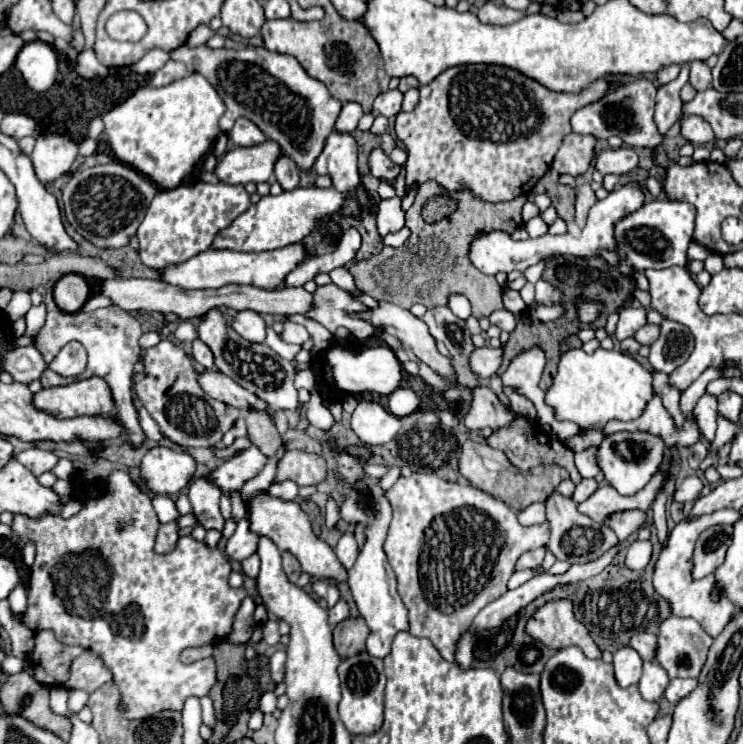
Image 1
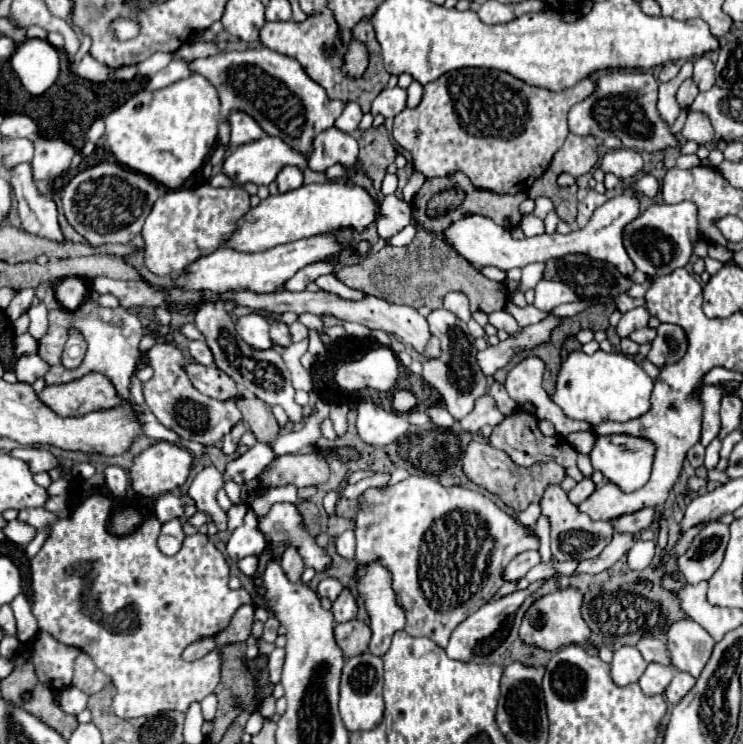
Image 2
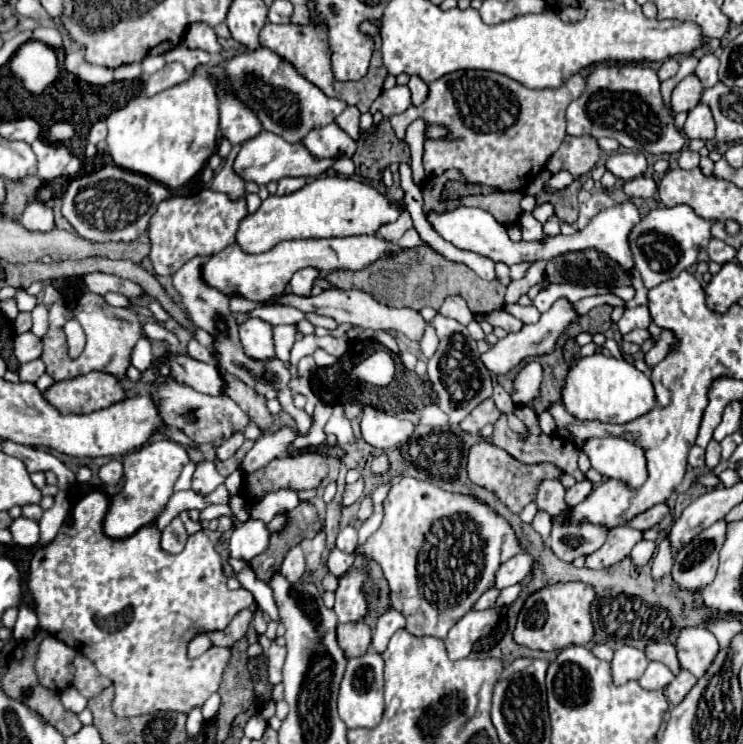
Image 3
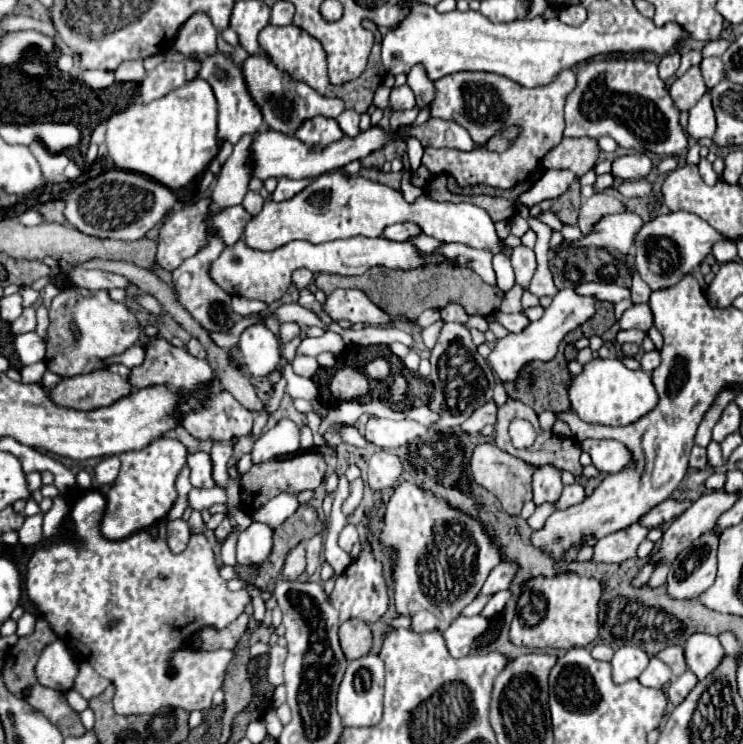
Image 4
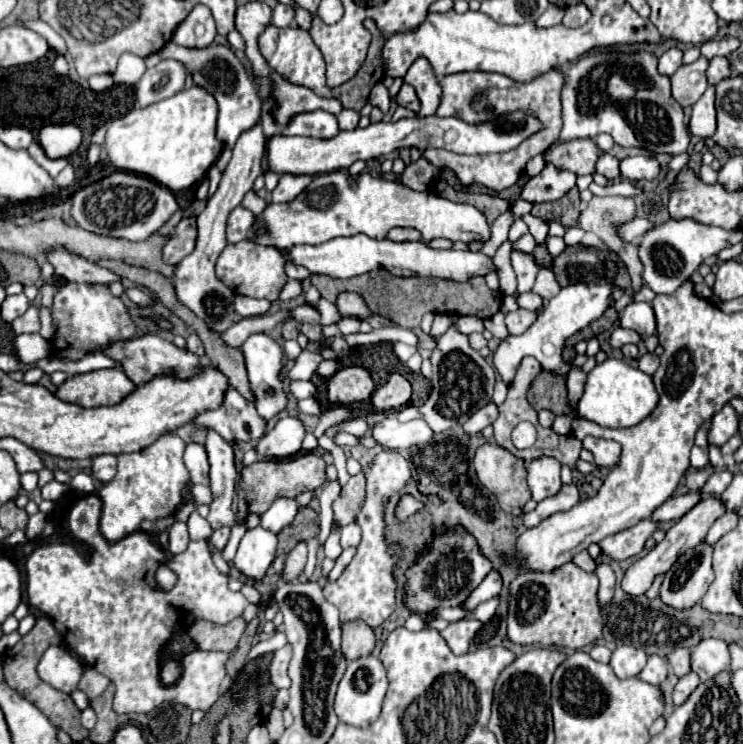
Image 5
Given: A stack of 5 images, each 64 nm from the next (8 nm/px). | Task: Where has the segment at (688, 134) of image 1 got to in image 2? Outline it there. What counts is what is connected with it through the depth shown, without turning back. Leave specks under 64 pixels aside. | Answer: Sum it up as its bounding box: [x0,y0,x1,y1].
[682,112,714,146]

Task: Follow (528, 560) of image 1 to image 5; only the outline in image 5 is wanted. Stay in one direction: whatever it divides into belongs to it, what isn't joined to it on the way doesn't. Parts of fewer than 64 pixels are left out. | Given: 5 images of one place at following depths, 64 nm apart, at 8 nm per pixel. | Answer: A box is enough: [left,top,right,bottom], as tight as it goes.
[464,570,502,608]

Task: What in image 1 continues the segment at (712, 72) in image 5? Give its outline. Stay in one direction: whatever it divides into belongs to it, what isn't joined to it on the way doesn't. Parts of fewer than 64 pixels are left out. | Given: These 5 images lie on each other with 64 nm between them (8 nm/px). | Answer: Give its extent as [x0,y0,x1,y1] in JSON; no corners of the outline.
[688,62,712,90]

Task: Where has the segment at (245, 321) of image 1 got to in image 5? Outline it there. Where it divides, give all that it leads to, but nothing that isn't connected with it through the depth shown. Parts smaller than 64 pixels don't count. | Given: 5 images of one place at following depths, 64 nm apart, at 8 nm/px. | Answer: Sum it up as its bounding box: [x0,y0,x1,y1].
[240,332,286,420]

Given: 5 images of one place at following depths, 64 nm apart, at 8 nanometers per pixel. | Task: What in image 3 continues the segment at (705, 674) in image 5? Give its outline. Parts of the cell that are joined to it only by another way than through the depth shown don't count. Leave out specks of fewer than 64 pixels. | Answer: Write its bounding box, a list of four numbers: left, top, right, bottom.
[676,626,718,678]

